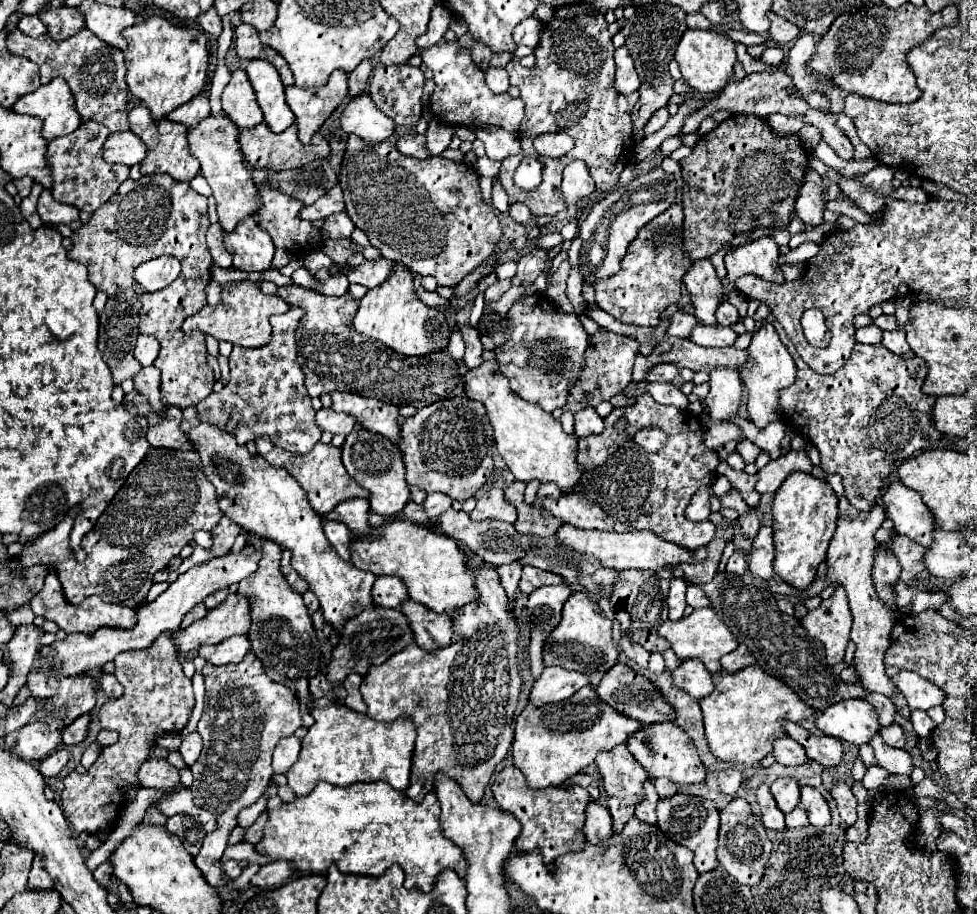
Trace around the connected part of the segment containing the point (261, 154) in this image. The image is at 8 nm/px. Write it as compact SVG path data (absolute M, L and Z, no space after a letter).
M259 123L257 127L253 127L251 131L241 131L239 135L239 145L241 151L245 155L245 159L253 165L253 167L263 167L263 169L271 169L271 171L283 171L283 169L295 169L301 167L305 163L309 163L311 159L319 159L319 157L329 157L329 145L327 141L315 133L315 137L311 139L311 143L303 145L297 139L297 127L291 125L287 131L283 133L273 133L265 123Z

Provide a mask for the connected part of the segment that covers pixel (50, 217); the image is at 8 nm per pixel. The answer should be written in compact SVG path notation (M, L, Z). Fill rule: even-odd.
M43 189L39 203L37 203L37 213L41 217L43 223L73 223L79 221L79 209L67 203L57 203L55 199L51 199L51 191Z

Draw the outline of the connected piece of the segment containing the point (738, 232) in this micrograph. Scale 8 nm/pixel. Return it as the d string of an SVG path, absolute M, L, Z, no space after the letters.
M731 115L729 119L725 119L723 123L719 123L711 133L707 133L705 137L701 137L695 147L693 153L685 159L681 159L681 175L685 179L685 187L683 187L683 209L685 209L685 221L683 221L683 249L685 255L689 255L691 259L699 259L699 257L709 257L713 255L723 243L727 243L729 247L737 247L739 243L747 243L747 239L755 239L759 235L771 235L773 227L777 225L787 225L789 217L793 213L793 201L795 201L795 191L799 191L799 163L803 163L803 159L807 159L809 163L809 153L801 147L797 137L777 137L775 133L771 133L765 125L765 119L759 119L755 115Z

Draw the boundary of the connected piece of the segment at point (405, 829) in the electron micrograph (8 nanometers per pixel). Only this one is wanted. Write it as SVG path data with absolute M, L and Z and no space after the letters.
M383 781L349 787L317 783L309 795L269 809L265 839L255 849L273 859L291 861L301 873L325 873L331 863L337 863L343 873L379 877L391 865L399 865L405 871L407 889L419 887L429 893L443 869L453 869L465 879L469 867L461 847L443 837L439 817L441 803L435 791L417 803Z

